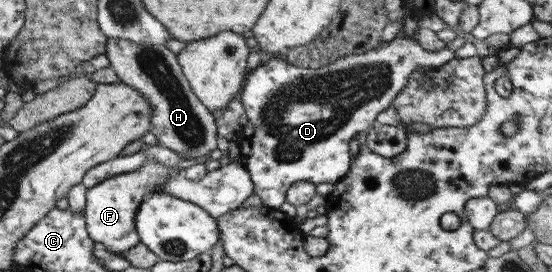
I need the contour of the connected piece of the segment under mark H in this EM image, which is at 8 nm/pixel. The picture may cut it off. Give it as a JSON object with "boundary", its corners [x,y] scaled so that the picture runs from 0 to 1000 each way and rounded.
{"boundary":[[[196,143],[192,191],[188,195],[197,224],[199,246],[208,261],[212,283],[230,313],[243,320],[259,346],[259,357],[274,386],[275,463],[270,489],[277,489],[292,537],[303,537],[306,548],[319,555],[324,570],[341,563],[339,581],[355,585],[366,570],[380,566],[393,544],[391,441],[384,415],[371,393],[350,331],[344,305],[330,265],[328,235],[319,213],[319,199],[310,191],[304,173],[295,165],[248,165],[226,143]]]}

